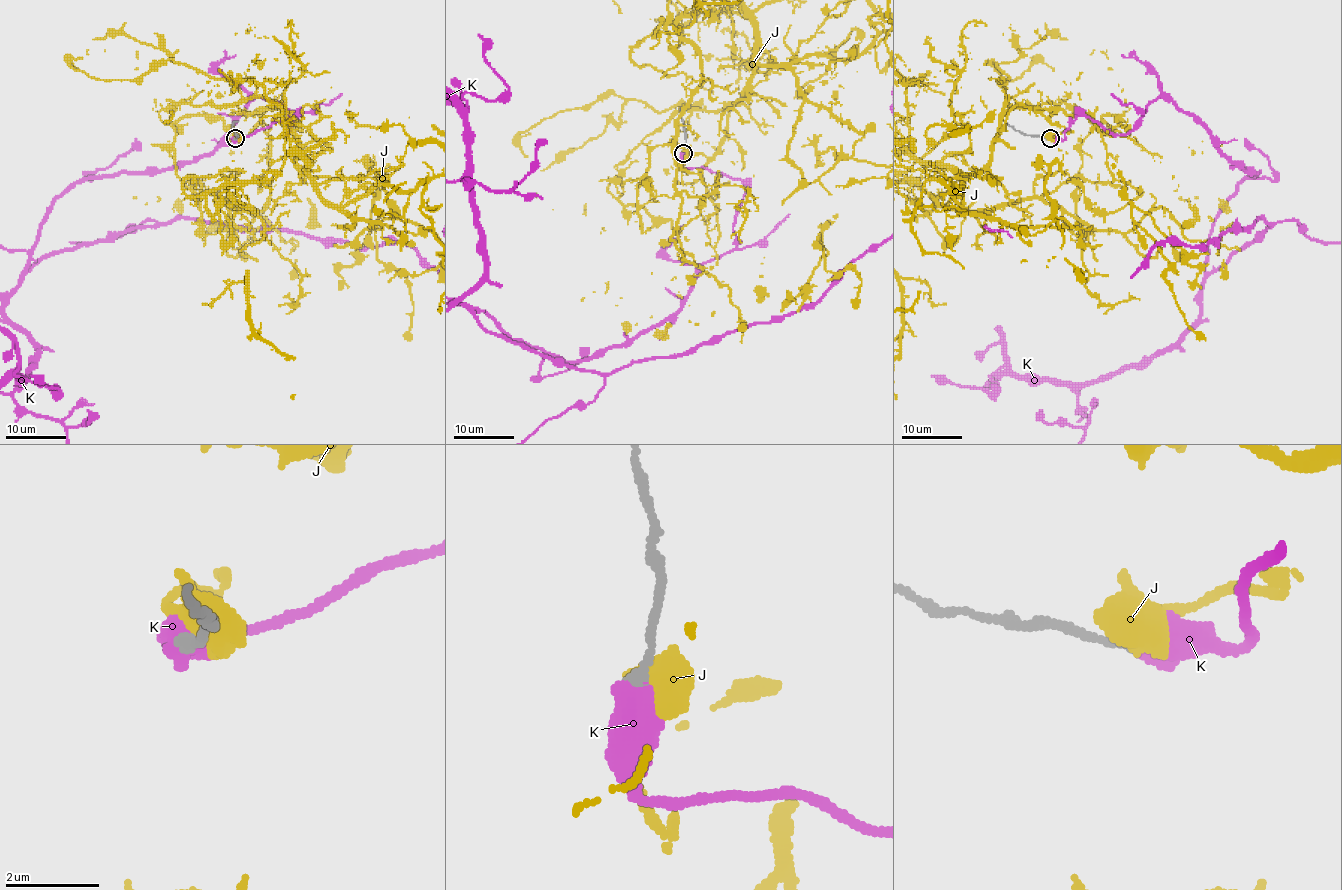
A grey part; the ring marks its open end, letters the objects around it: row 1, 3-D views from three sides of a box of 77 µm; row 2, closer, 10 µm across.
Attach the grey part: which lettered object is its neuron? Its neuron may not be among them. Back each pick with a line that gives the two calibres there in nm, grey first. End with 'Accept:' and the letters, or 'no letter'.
K: 240 nm thick on the grey side, 650 nm on the other
Accept: K

